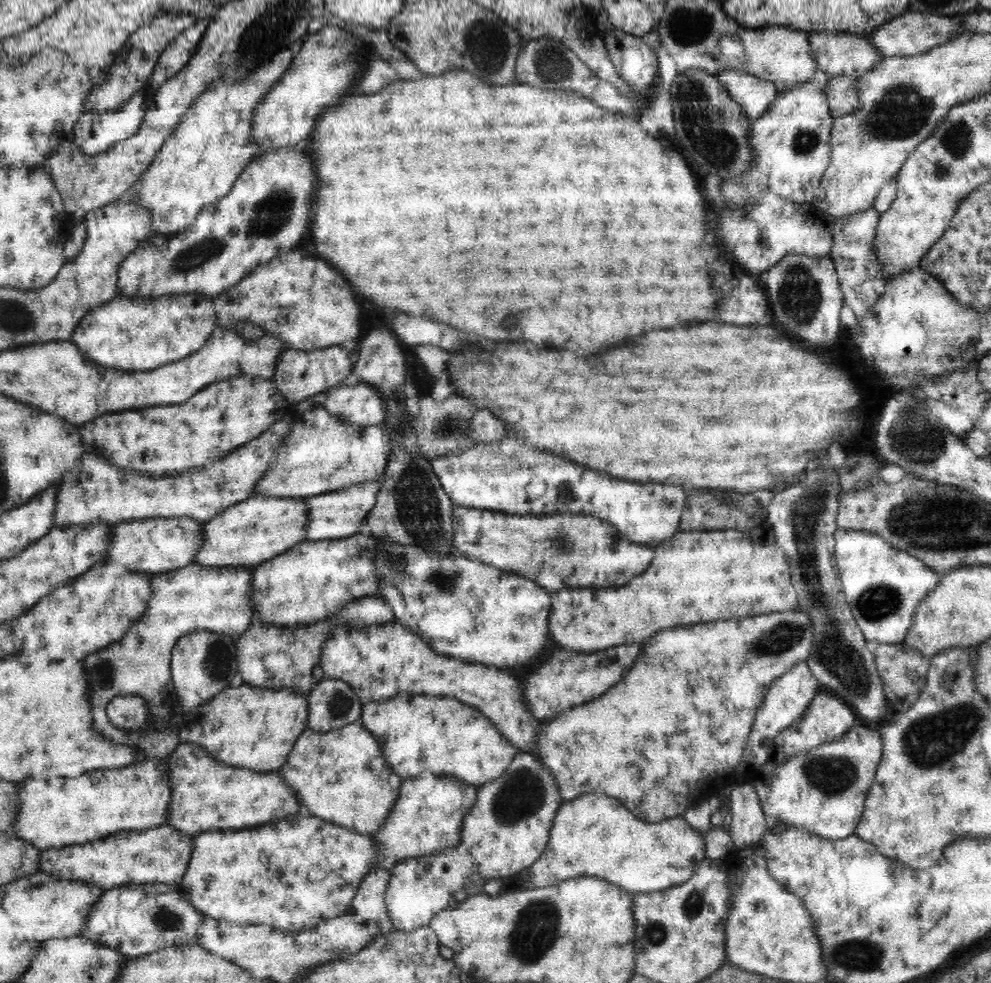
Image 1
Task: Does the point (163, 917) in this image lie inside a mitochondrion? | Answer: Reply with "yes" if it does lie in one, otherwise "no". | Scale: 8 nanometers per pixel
yes

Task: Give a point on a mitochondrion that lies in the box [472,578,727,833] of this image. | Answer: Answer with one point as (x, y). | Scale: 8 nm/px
(523, 794)

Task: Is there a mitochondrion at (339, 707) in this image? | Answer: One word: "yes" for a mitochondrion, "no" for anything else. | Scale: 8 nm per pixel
yes

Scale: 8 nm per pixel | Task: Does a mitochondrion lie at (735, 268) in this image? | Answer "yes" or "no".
no

